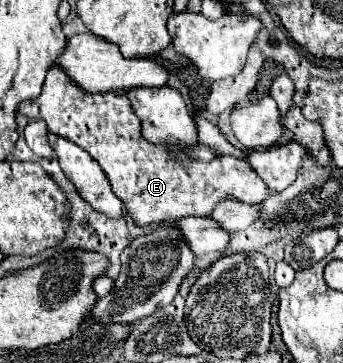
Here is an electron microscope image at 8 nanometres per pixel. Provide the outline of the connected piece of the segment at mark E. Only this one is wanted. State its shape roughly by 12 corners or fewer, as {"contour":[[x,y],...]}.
{"contour":[[50,68],[20,114],[84,148],[136,226],[260,204],[248,160],[172,160],[122,94]]}

